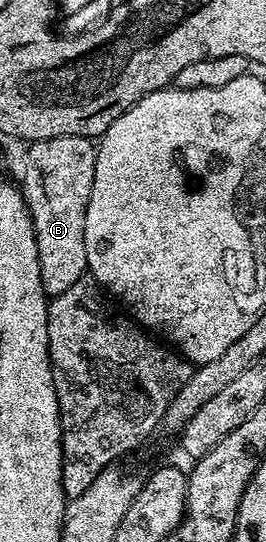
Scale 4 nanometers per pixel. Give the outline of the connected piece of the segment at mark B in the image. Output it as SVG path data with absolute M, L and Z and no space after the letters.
M56 136L52 140L29 143L26 150L26 167L22 170L20 189L26 201L28 212L34 221L36 252L40 260L40 280L47 295L53 296L72 288L76 280L87 273L86 253L84 252L84 220L88 212L88 200L92 196L92 180L96 172L95 143L80 136Z

